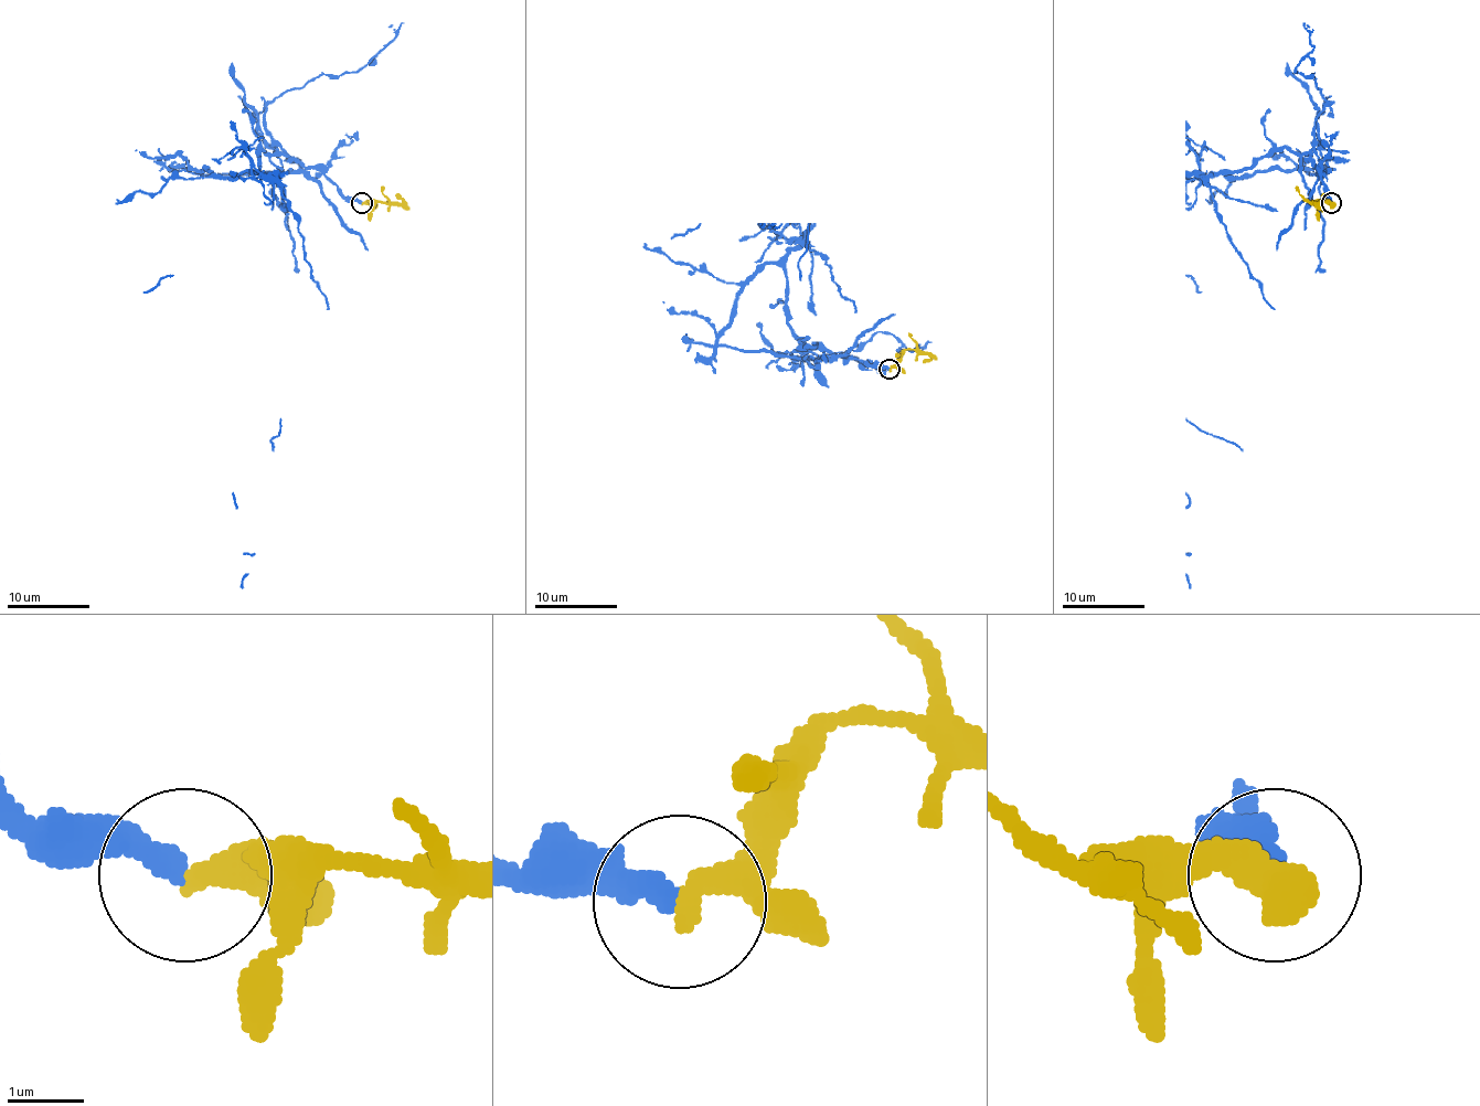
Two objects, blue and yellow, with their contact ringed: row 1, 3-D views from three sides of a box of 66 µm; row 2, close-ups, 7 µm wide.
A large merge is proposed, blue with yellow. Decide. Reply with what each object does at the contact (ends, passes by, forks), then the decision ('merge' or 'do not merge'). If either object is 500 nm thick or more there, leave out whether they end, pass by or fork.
blue ends; yellow passes by; do not merge

